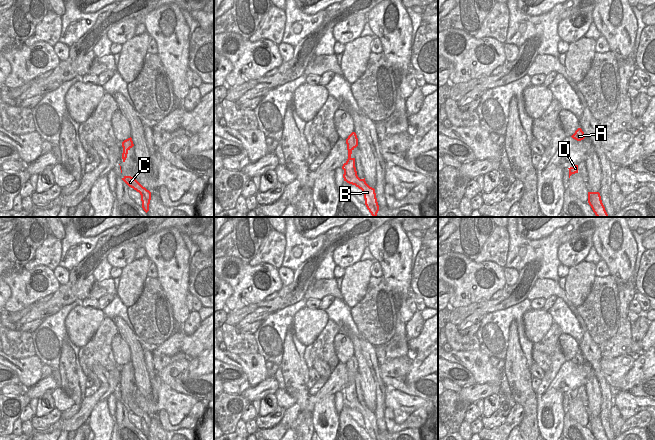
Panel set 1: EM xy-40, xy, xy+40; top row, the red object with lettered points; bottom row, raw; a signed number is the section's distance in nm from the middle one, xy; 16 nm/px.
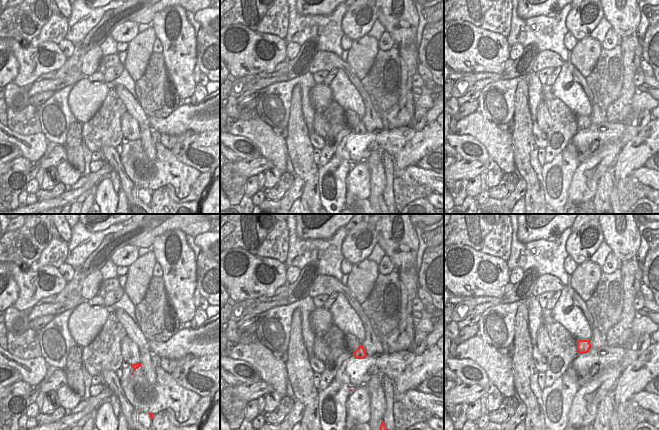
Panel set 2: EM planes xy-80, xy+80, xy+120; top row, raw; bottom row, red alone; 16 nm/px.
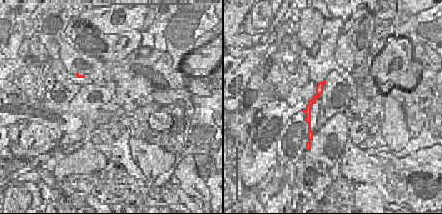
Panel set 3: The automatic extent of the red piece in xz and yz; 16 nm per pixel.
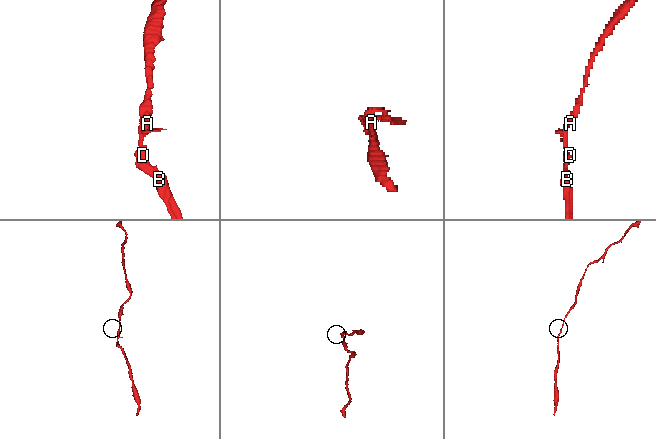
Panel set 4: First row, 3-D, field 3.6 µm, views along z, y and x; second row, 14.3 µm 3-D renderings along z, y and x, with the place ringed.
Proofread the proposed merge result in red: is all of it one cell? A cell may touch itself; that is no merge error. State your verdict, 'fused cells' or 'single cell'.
single cell

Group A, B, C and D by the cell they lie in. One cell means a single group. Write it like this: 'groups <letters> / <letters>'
groups A B C D

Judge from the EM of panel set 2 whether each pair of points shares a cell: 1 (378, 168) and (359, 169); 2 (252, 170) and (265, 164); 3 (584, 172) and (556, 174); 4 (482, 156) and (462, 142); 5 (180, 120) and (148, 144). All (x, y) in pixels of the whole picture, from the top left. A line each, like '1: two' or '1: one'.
1: two
2: one
3: two
4: one
5: two

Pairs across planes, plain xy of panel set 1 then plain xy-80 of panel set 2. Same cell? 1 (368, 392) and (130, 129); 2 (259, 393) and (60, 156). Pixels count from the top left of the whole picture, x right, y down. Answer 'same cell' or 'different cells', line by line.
1: different cells
2: same cell

